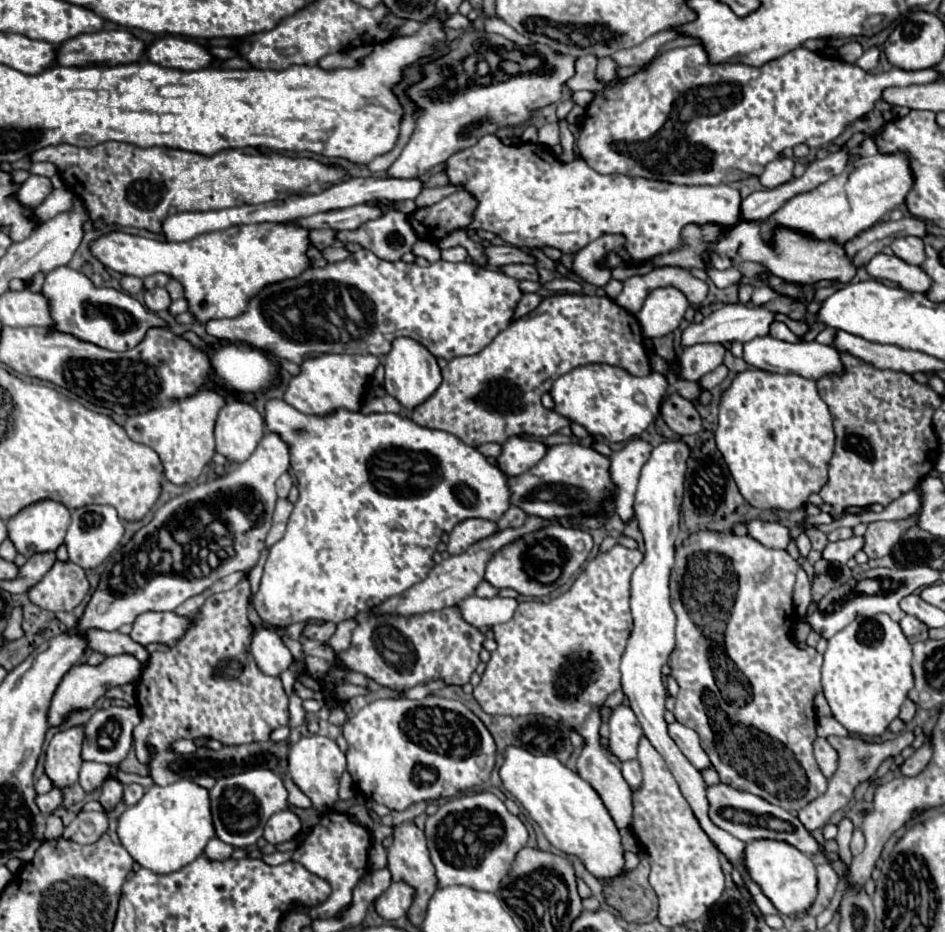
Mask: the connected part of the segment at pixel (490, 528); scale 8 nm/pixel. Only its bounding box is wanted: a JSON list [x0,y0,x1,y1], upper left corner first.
[447,518,497,554]

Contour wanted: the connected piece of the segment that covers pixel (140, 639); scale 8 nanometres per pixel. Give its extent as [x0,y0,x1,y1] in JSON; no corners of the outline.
[131,612,193,646]

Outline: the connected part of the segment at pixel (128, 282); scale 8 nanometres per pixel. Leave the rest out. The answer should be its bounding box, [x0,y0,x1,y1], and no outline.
[121,276,143,296]

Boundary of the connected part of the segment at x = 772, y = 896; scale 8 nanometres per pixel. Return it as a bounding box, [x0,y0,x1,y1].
[745,840,817,914]

